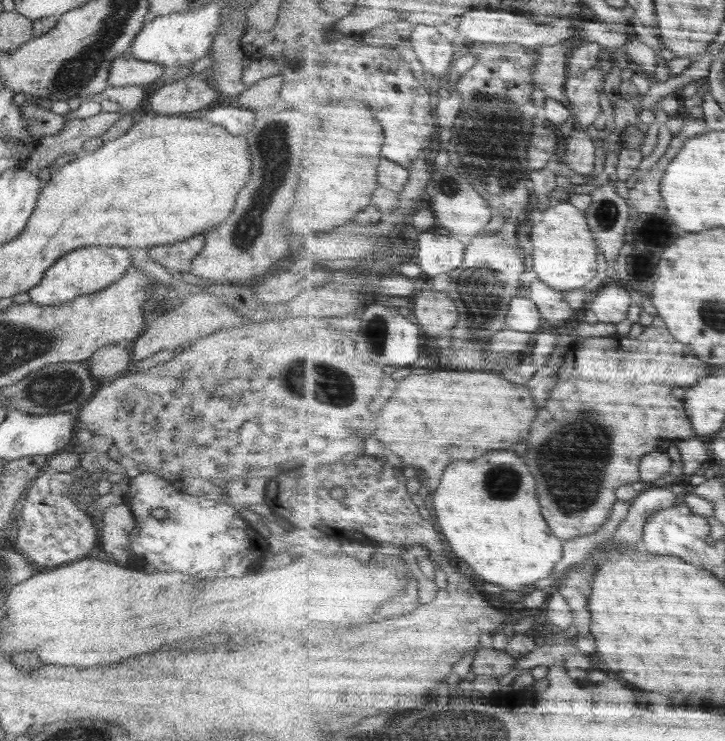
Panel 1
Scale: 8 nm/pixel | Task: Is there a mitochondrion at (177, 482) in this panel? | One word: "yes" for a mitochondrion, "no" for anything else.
no

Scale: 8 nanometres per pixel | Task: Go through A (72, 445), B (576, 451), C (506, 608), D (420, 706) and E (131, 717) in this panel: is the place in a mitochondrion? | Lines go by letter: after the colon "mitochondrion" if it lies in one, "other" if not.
A: other
B: mitochondrion
C: other
D: mitochondrion
E: other

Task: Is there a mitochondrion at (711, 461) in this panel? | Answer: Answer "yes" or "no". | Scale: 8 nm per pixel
no

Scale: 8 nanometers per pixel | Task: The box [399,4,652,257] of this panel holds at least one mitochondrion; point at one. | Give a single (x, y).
(490, 140)

